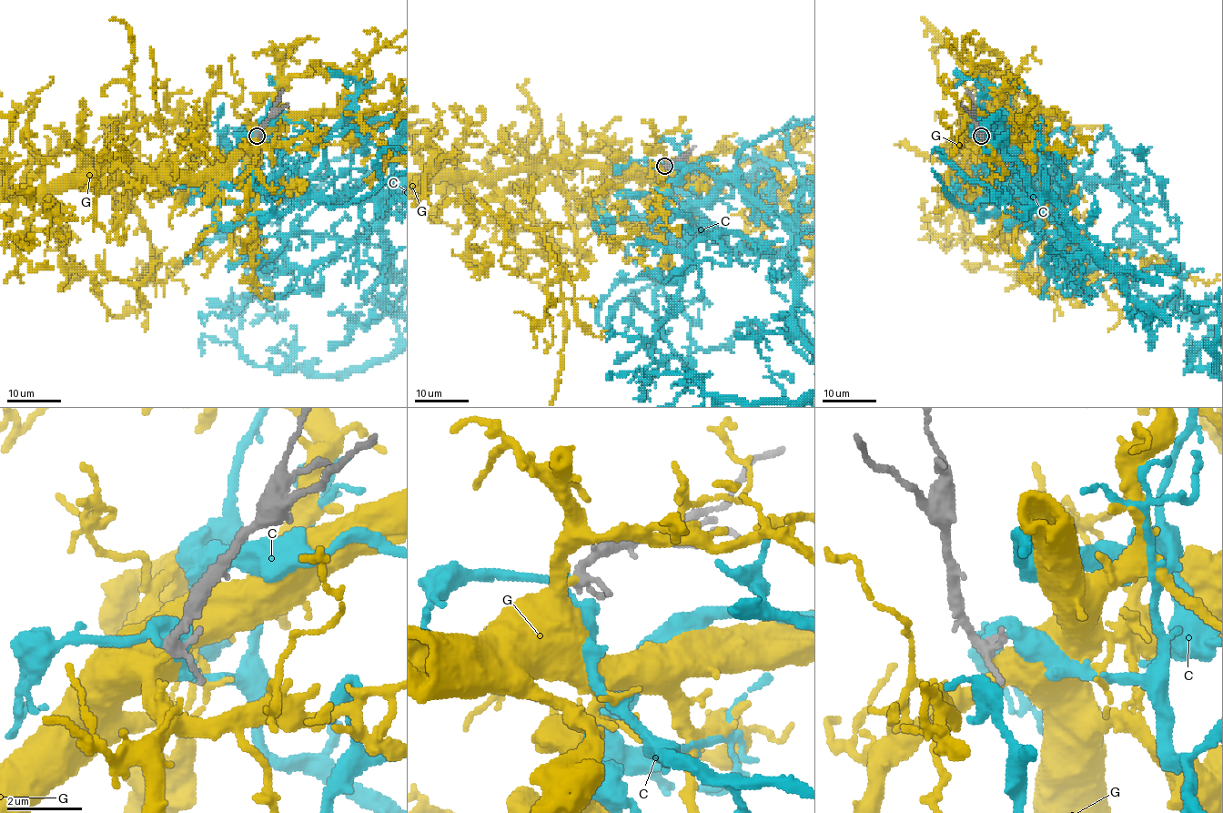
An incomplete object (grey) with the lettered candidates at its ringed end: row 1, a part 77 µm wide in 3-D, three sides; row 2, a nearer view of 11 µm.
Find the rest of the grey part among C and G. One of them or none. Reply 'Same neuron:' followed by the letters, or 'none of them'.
Same neuron: G

